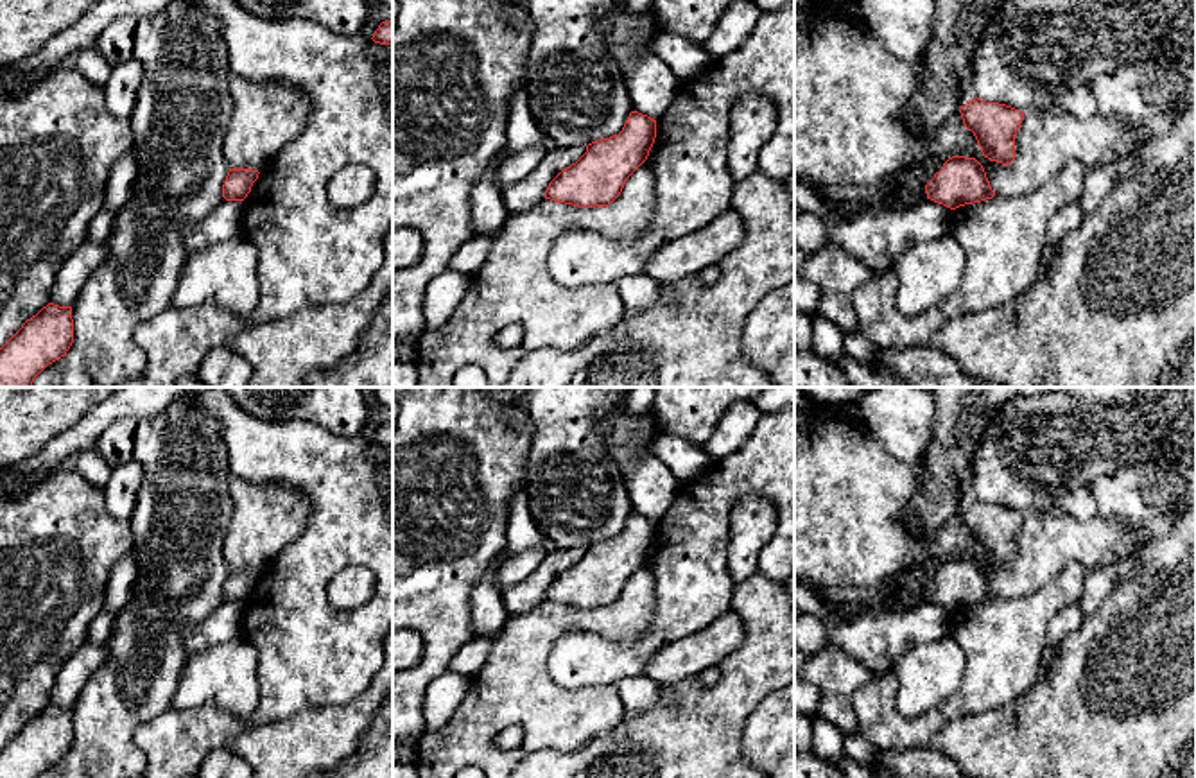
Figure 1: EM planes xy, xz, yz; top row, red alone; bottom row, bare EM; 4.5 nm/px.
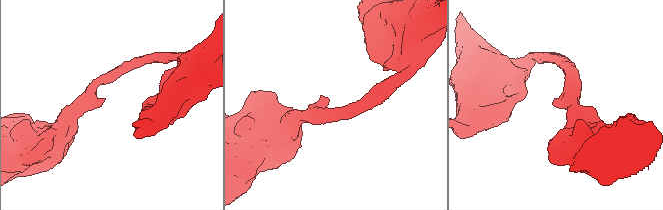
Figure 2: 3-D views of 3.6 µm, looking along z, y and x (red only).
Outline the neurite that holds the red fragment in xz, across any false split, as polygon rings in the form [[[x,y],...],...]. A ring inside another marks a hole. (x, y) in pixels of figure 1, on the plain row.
[[[631,513],[619,536],[588,545],[586,554],[549,584],[545,601],[579,609],[611,606],[620,597],[628,579],[647,561],[654,540],[656,522]]]

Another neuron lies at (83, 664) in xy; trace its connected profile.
[[[84,642],[61,667],[50,692],[50,705],[72,708],[88,678],[106,661],[106,645]]]

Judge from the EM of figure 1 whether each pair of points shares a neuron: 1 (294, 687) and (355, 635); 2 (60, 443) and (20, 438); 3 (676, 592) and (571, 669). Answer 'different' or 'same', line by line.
1: same
2: different
3: same

